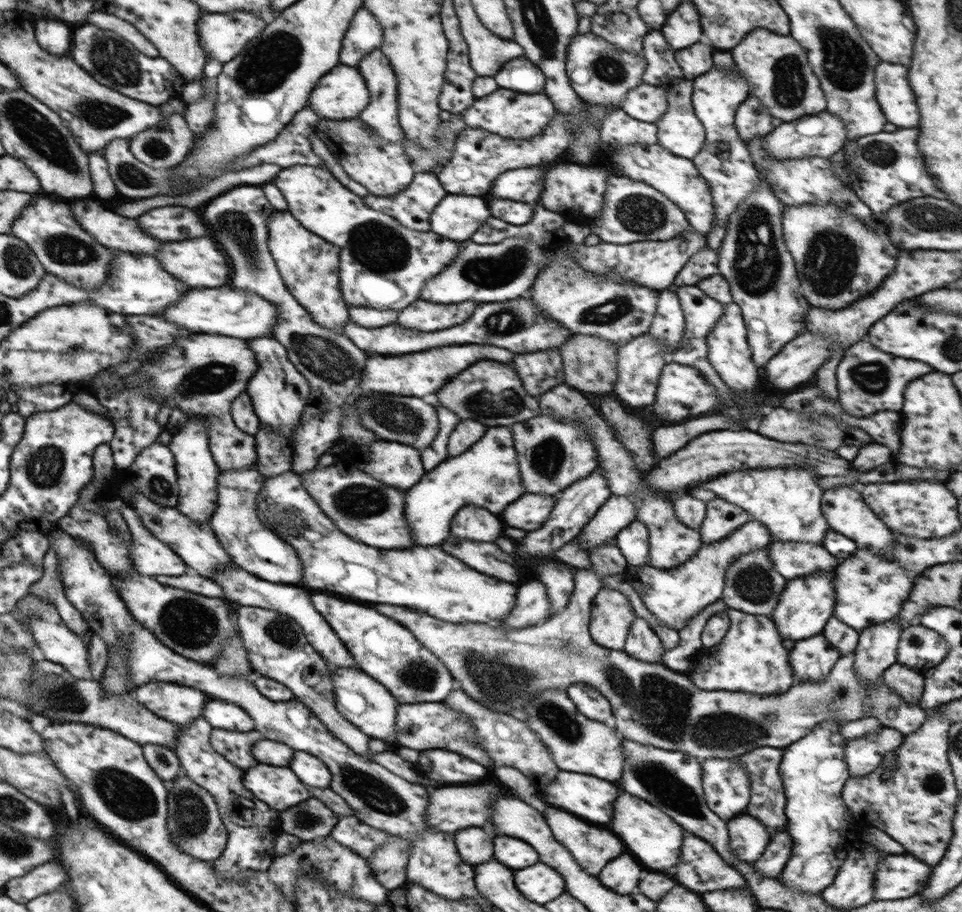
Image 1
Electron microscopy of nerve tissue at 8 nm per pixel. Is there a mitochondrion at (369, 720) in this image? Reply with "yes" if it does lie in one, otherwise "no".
no

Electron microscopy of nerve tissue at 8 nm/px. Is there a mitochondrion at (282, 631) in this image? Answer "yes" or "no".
yes

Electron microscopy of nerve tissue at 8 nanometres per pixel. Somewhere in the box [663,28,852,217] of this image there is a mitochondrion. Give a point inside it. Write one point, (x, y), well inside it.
(789, 89)

